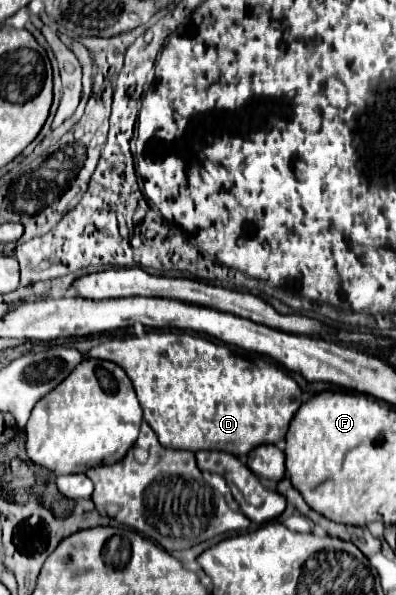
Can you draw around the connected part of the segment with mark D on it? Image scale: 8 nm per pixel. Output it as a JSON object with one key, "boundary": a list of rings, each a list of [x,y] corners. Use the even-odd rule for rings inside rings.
{"boundary":[[[147,332],[145,336],[141,338],[111,338],[109,342],[103,342],[95,348],[89,350],[89,356],[91,358],[99,358],[99,360],[111,360],[115,362],[117,366],[121,366],[127,376],[131,378],[133,386],[135,386],[135,392],[137,392],[137,398],[141,402],[141,408],[143,408],[143,418],[145,422],[153,428],[153,432],[159,436],[159,442],[167,448],[173,448],[173,450],[191,450],[191,452],[199,452],[199,450],[221,450],[221,452],[229,452],[229,454],[235,454],[235,456],[247,456],[255,446],[263,446],[263,444],[279,444],[285,440],[285,434],[289,430],[289,424],[295,416],[295,412],[299,410],[299,406],[303,404],[301,402],[301,388],[299,384],[279,366],[271,364],[271,362],[265,362],[265,360],[259,360],[259,358],[247,358],[247,356],[239,356],[235,354],[229,346],[225,344],[215,344],[203,336],[197,336],[197,334],[191,334],[191,332]]]}

